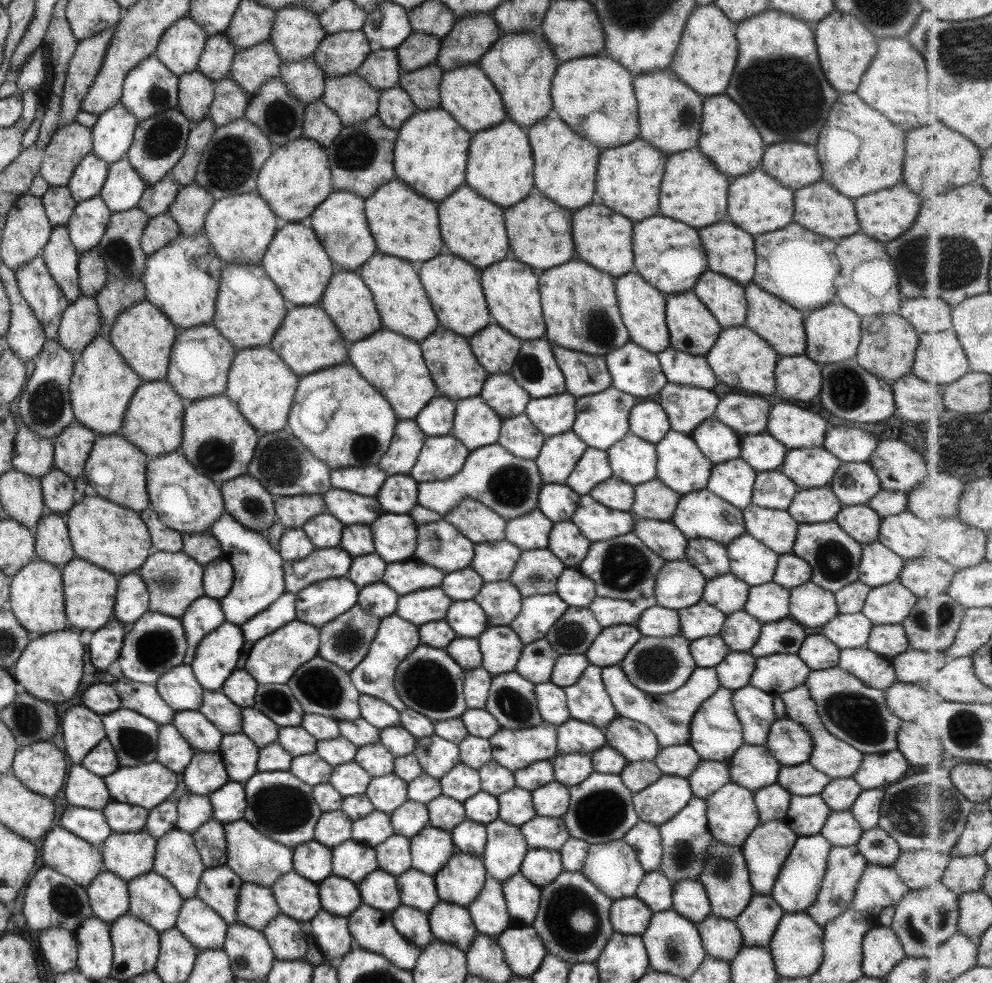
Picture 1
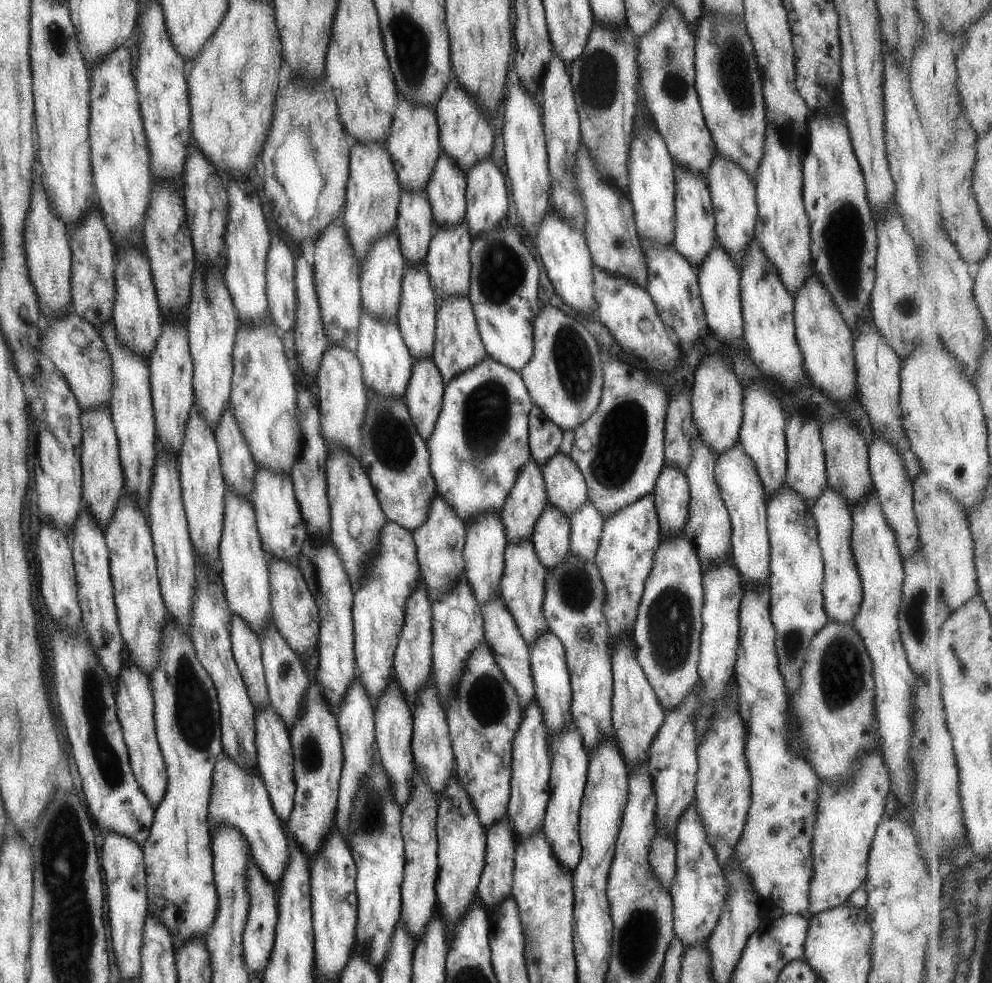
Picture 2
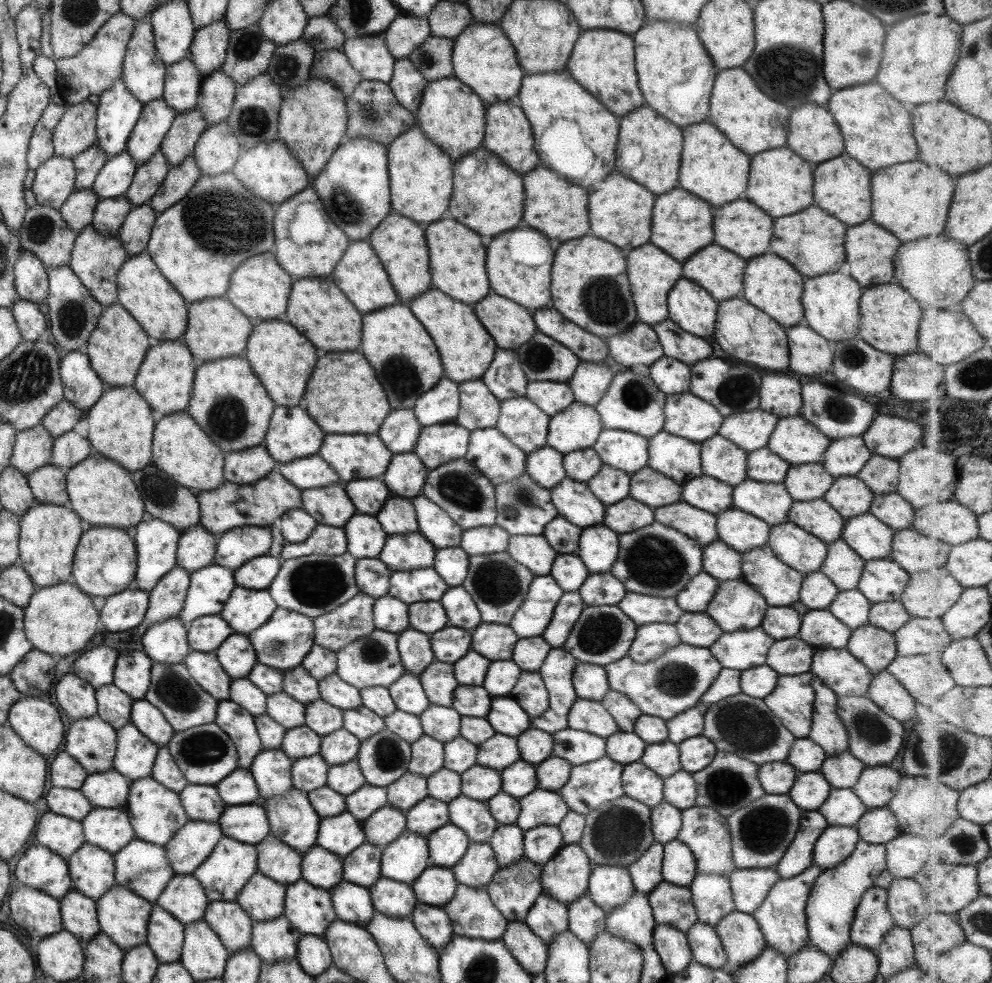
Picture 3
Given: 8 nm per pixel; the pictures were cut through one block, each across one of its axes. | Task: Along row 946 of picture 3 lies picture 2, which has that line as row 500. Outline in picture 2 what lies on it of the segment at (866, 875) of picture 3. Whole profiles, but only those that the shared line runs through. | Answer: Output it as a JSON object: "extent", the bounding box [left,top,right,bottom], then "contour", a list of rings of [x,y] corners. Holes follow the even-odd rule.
{"extent":[809,486,862,624],"contour":[[[825,486],[824,491],[813,501],[813,504],[809,504],[809,512],[813,515],[816,524],[817,542],[822,554],[824,576],[822,603],[825,614],[835,622],[851,624],[862,601],[862,586],[851,552],[852,518],[850,509],[848,502],[829,486]]]}

